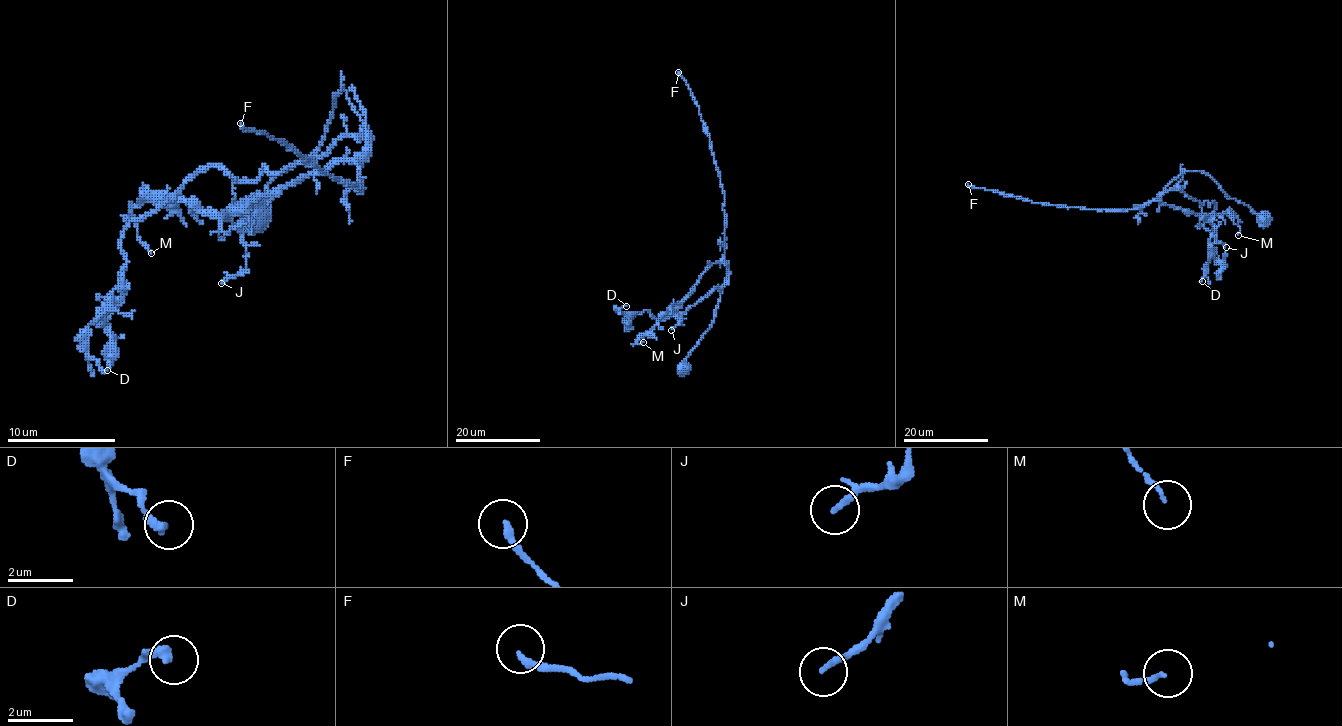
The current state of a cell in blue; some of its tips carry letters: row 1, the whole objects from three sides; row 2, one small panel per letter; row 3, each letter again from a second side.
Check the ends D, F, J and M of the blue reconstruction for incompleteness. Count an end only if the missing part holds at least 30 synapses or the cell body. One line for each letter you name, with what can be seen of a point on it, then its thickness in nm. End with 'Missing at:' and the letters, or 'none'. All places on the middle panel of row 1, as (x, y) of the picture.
Missing at: none

